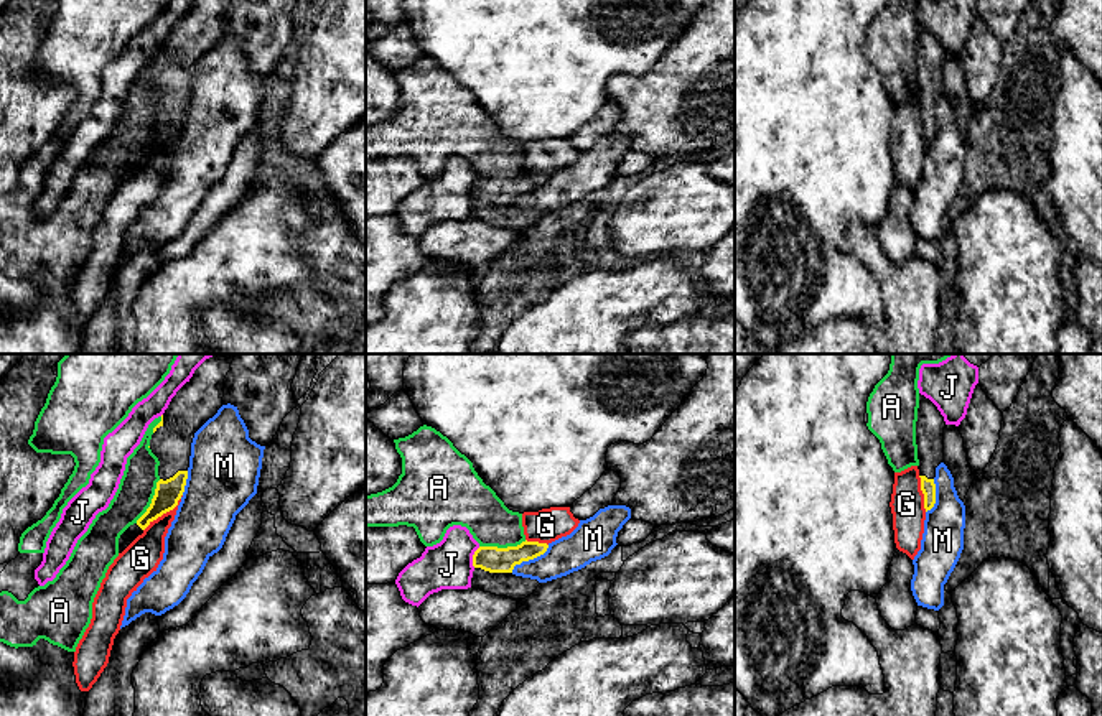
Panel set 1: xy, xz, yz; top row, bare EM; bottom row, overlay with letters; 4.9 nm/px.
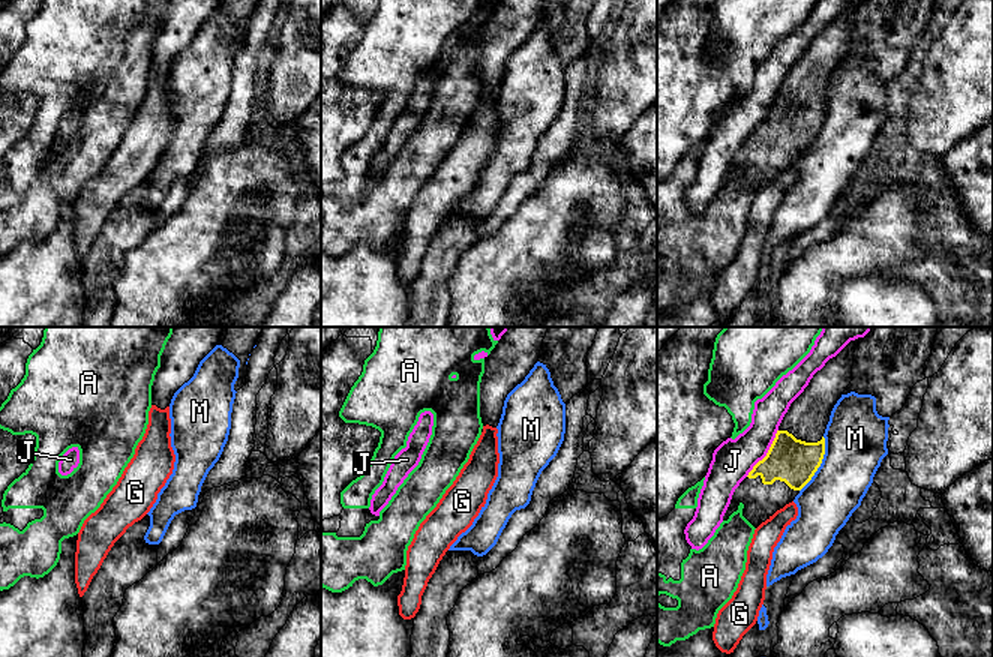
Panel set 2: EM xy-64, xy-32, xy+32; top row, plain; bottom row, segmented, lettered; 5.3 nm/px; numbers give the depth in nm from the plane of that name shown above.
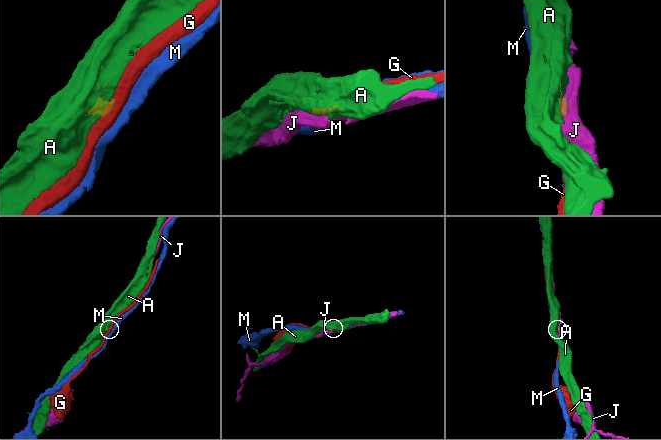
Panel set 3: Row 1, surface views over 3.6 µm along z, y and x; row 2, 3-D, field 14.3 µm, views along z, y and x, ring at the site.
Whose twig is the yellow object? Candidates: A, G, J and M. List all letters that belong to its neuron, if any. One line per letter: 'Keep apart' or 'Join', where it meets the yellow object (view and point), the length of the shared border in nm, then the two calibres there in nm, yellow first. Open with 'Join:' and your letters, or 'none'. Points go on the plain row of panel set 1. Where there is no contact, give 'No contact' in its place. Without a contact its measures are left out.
Join: none
A: Keep apart. Touches yellow at xz (503, 180). Shared border 240 nm. Thickness 130 nm (yellow) against 220 nm
G: Keep apart. Touches yellow at xy (165, 144). Shared border 260 nm. Thickness 130 nm (yellow) against 180 nm
J: Keep apart. Touches yellow at xz (473, 188). Shared border 110 nm. Thickness 130 nm (yellow) against 240 nm
M: Keep apart. Touches yellow at xz (529, 190). Shared border 240 nm. Thickness 130 nm (yellow) against 180 nm

